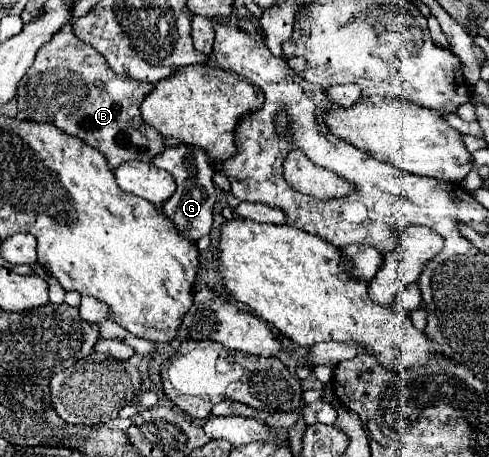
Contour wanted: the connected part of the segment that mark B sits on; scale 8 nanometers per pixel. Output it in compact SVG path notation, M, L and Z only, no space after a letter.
M71 24L63 26L35 56L35 62L25 72L17 90L19 112L25 120L47 122L69 136L81 138L97 148L111 168L129 160L151 162L165 148L163 136L143 122L139 106L155 84L141 82L129 76L119 76L105 64L105 58L79 42Z

